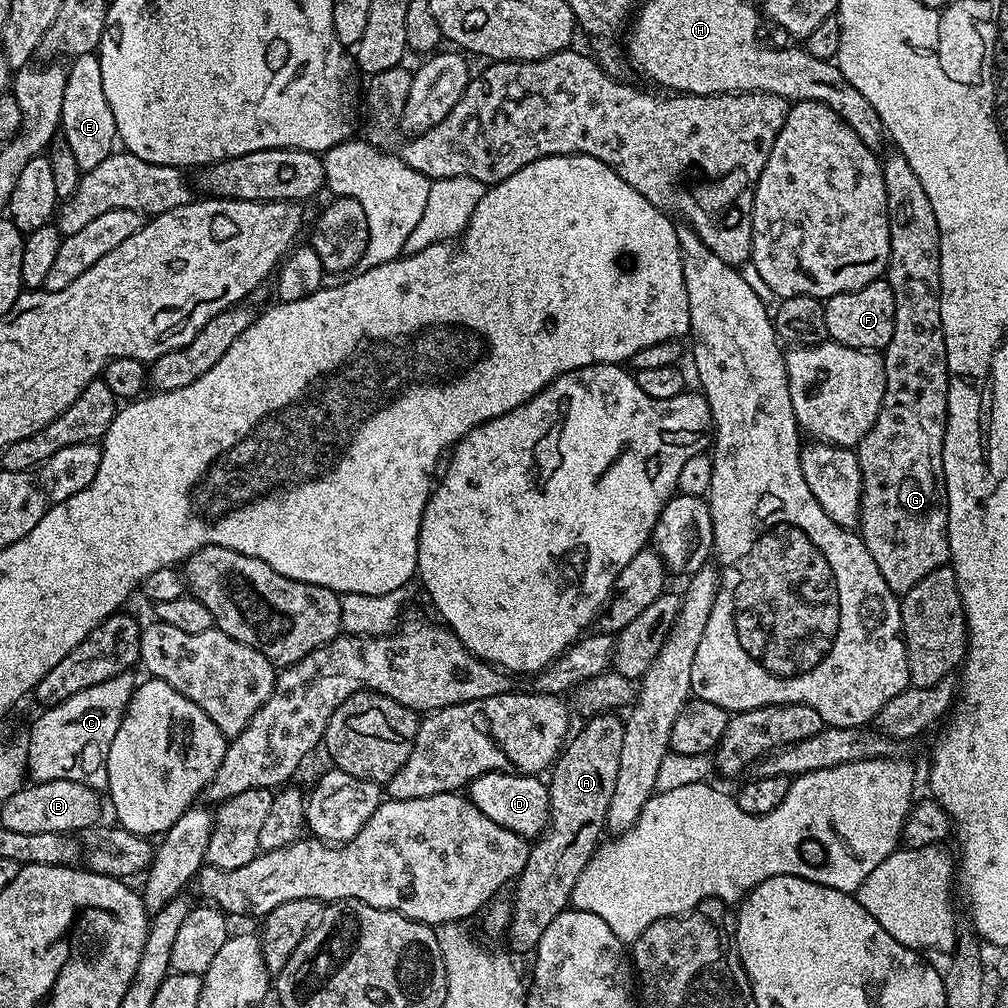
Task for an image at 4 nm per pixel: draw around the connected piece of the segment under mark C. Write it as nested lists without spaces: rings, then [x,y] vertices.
[[[123,672],[90,690],[82,690],[61,704],[43,709],[44,713],[33,722],[28,738],[28,771],[33,781],[73,780],[97,790],[108,786],[108,755],[110,742],[118,734],[126,706],[138,683],[132,672]]]

